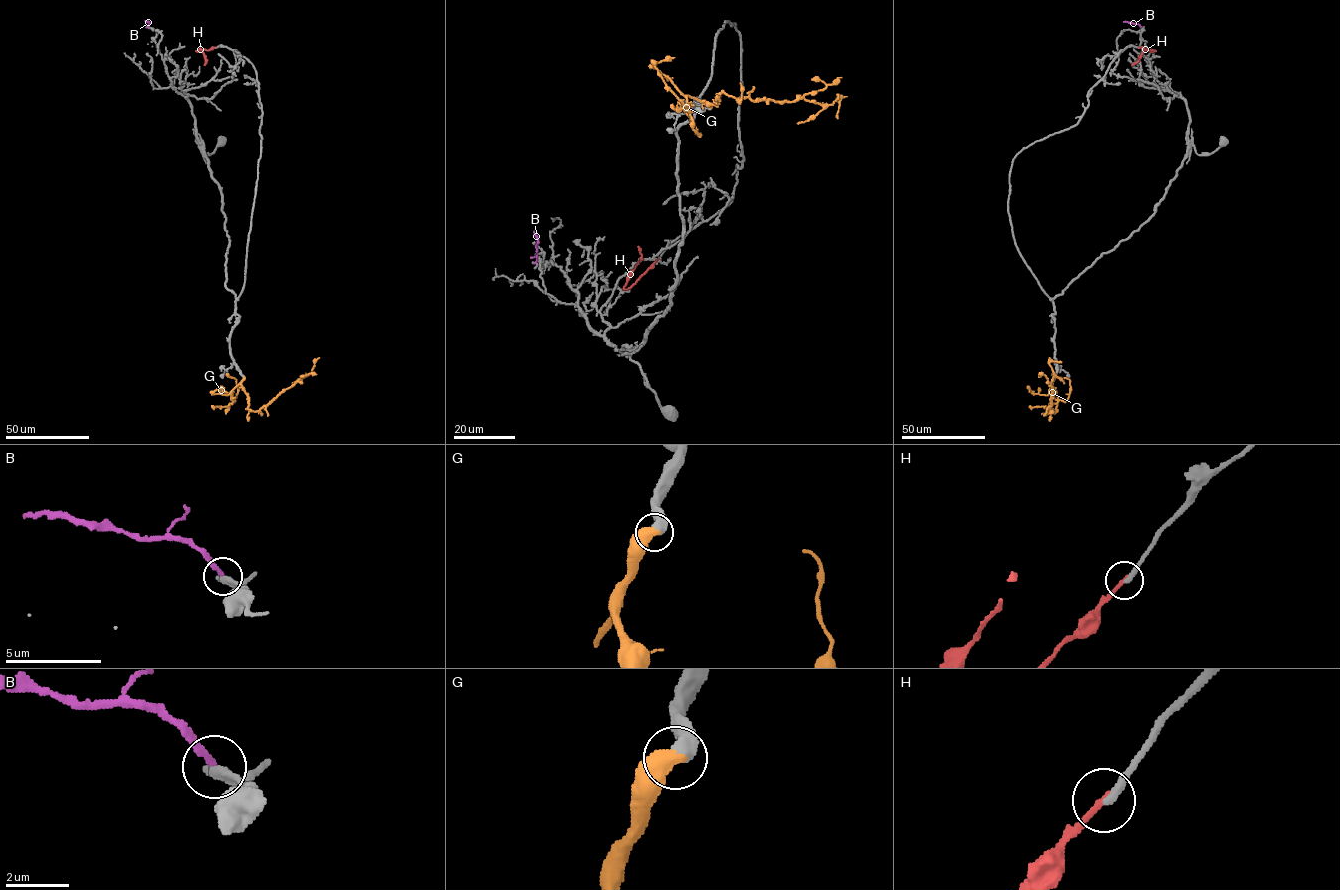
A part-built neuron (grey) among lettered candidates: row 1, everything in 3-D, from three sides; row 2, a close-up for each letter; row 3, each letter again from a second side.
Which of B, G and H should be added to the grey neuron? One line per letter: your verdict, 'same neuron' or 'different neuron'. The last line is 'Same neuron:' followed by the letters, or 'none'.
B: different neuron
G: same neuron
H: different neuron
Same neuron: G

